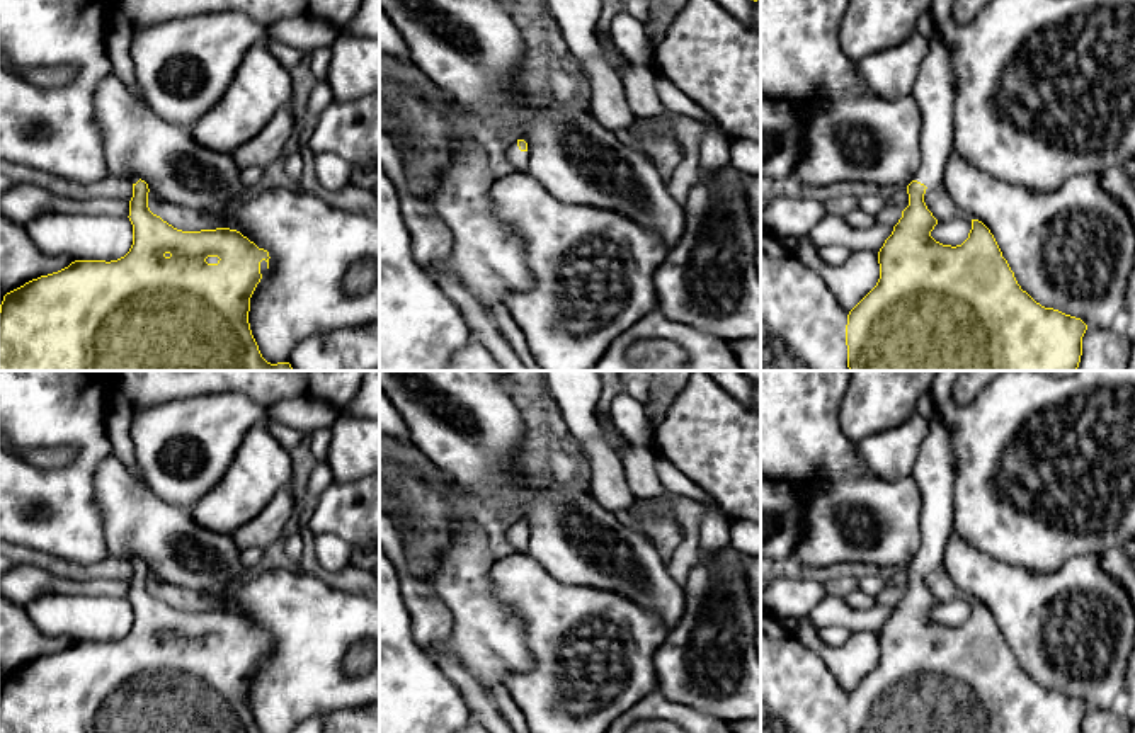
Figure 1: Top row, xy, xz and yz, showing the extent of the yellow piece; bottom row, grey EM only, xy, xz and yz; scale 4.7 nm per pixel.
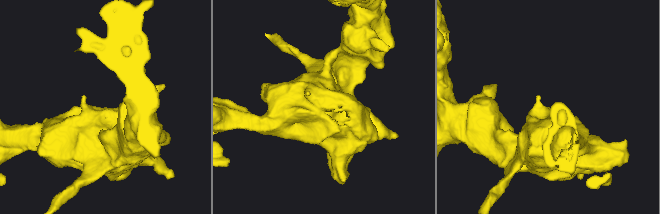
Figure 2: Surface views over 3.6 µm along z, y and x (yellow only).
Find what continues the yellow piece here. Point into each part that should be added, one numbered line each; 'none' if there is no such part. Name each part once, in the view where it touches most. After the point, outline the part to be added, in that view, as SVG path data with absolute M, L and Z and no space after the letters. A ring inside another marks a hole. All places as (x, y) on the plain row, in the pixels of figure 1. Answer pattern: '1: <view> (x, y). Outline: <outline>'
1: xz (516, 538). Outline: M514 522L512 527L509 529L509 543L516 551L526 551L528 537L529 537L529 531L521 532L517 522Z

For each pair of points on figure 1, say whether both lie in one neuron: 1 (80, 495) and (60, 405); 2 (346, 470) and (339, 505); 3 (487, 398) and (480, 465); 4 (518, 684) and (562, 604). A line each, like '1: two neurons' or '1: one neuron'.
1: one neuron
2: two neurons
3: one neuron
4: one neuron

